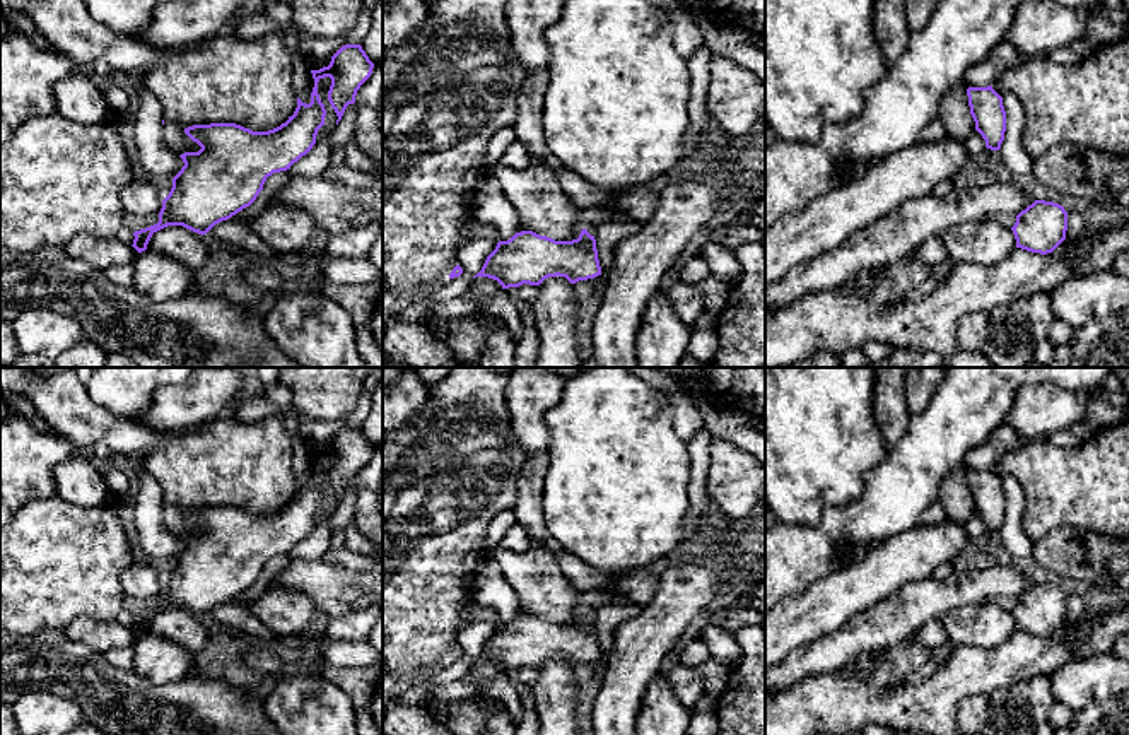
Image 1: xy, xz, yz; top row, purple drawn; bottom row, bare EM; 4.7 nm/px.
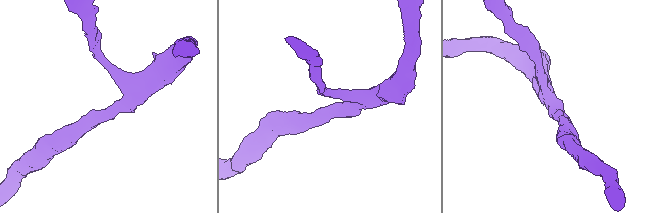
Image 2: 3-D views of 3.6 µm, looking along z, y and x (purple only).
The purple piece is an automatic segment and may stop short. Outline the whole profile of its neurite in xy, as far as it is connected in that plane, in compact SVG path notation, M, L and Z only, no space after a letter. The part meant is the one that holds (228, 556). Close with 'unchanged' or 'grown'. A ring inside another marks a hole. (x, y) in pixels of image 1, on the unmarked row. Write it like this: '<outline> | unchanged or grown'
M345 427L328 450L311 453L314 470L311 485L297 480L297 491L280 509L253 514L236 506L193 508L184 516L202 532L179 540L184 549L173 561L173 571L162 583L159 605L135 614L133 631L142 636L154 615L167 609L183 609L207 617L215 607L249 590L268 559L287 554L316 526L326 492L318 477L318 465L331 462L328 484L338 504L357 473L371 460L374 446L360 427Z | unchanged

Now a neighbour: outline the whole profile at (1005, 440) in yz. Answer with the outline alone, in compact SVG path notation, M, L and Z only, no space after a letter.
M1006 422L986 443L968 451L965 472L992 468L1001 456L1018 450L1021 443L1018 432Z

